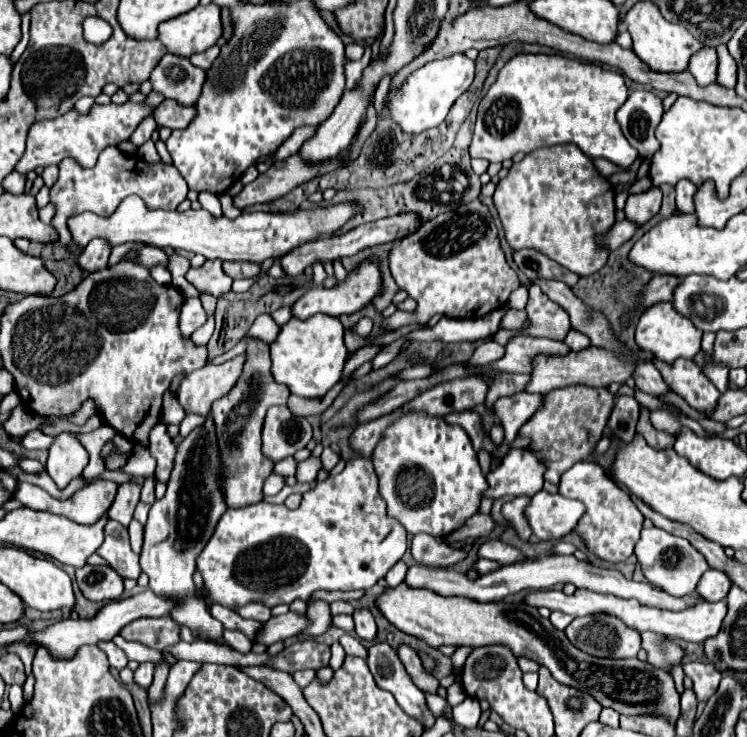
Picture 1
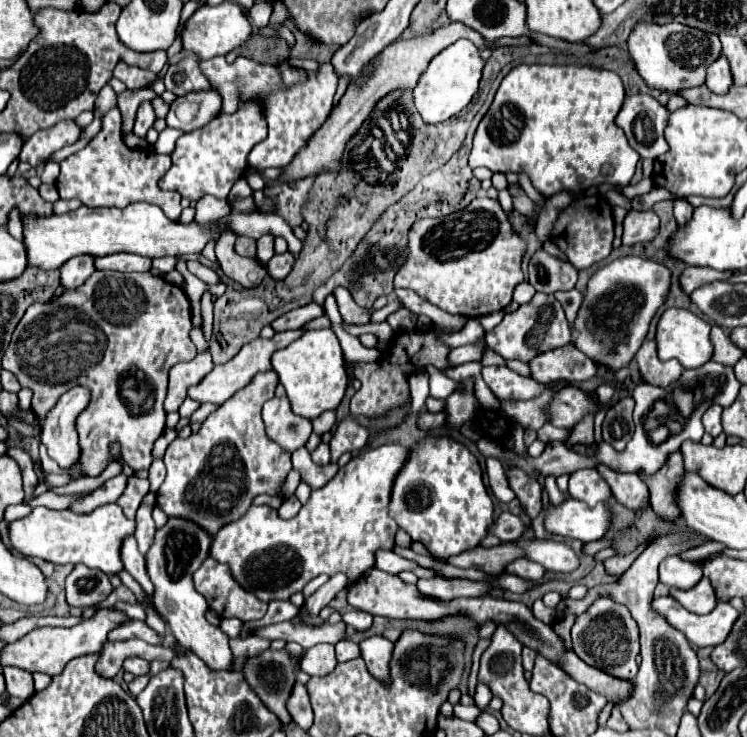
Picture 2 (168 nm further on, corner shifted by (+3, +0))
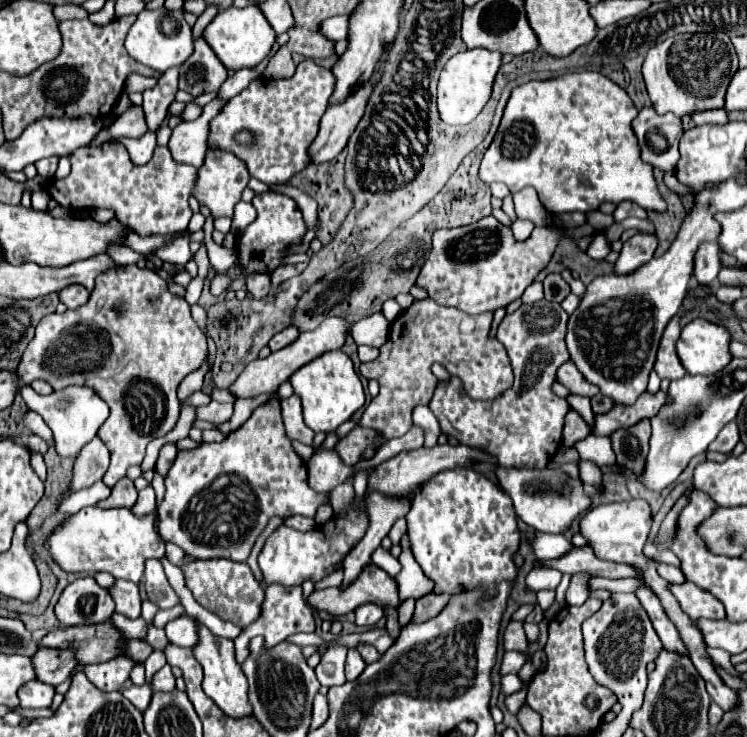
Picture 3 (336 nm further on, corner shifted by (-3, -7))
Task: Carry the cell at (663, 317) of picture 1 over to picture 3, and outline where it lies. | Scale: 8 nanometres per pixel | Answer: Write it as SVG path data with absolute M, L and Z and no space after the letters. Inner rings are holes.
M697 318L683 328L677 354L685 370L693 376L713 376L731 362L731 334L725 326Z

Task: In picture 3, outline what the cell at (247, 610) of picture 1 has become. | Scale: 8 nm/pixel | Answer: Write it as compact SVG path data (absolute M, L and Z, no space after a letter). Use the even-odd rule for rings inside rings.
M223 558L187 560L181 566L181 570L185 576L187 588L193 592L195 600L209 612L215 612L217 616L233 622L239 628L247 628L247 624L259 618L261 604L263 604L263 586L253 578L253 572L245 562L239 564Z

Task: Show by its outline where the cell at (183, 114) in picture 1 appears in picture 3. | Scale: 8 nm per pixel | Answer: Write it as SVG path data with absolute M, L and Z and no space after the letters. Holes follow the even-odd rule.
M243 68L243 70L237 70L233 76L229 76L223 86L219 88L219 98L227 100L227 98L233 98L237 96L241 90L245 90L253 80L261 78L261 72L257 70L251 70L251 68Z

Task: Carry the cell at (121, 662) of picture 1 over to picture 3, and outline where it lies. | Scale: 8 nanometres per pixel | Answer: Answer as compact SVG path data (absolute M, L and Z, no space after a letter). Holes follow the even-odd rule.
M165 664L153 678L153 690L161 690L161 692L171 692L175 690L175 676L171 672L171 666Z

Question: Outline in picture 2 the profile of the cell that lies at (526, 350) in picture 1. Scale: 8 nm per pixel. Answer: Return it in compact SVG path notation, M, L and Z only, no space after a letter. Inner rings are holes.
M573 343L539 353L527 365L531 369L531 377L539 383L549 383L555 379L583 381L593 377L597 371L595 363Z

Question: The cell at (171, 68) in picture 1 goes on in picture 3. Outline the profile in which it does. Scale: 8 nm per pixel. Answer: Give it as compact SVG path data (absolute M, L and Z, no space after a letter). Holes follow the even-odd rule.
M203 34L195 40L195 52L179 68L179 88L199 96L203 92L217 90L227 78L227 68L211 52L211 46L205 42Z

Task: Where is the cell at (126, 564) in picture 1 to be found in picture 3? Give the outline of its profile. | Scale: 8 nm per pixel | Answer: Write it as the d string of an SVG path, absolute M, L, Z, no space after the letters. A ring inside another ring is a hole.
M147 560L145 564L145 590L151 602L159 608L173 608L179 604L179 596L169 586L161 560Z

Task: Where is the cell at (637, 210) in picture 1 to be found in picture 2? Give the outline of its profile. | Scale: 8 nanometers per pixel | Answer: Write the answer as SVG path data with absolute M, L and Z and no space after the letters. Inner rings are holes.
M631 209L623 221L623 245L649 241L657 235L657 229L659 229L659 217L653 209L647 211Z

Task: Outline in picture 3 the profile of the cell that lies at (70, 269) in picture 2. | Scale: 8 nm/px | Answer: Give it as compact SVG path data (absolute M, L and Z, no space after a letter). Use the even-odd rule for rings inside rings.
M72 284L63 288L59 293L59 300L67 306L67 308L79 308L87 302L87 298L90 296L90 292L80 284Z

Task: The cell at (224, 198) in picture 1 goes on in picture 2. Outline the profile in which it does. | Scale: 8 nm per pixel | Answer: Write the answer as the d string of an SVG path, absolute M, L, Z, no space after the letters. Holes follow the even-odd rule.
M244 176L238 179L235 184L233 185L229 195L228 200L235 199L237 197L248 197L251 196L253 193L252 189L247 183L247 180Z

